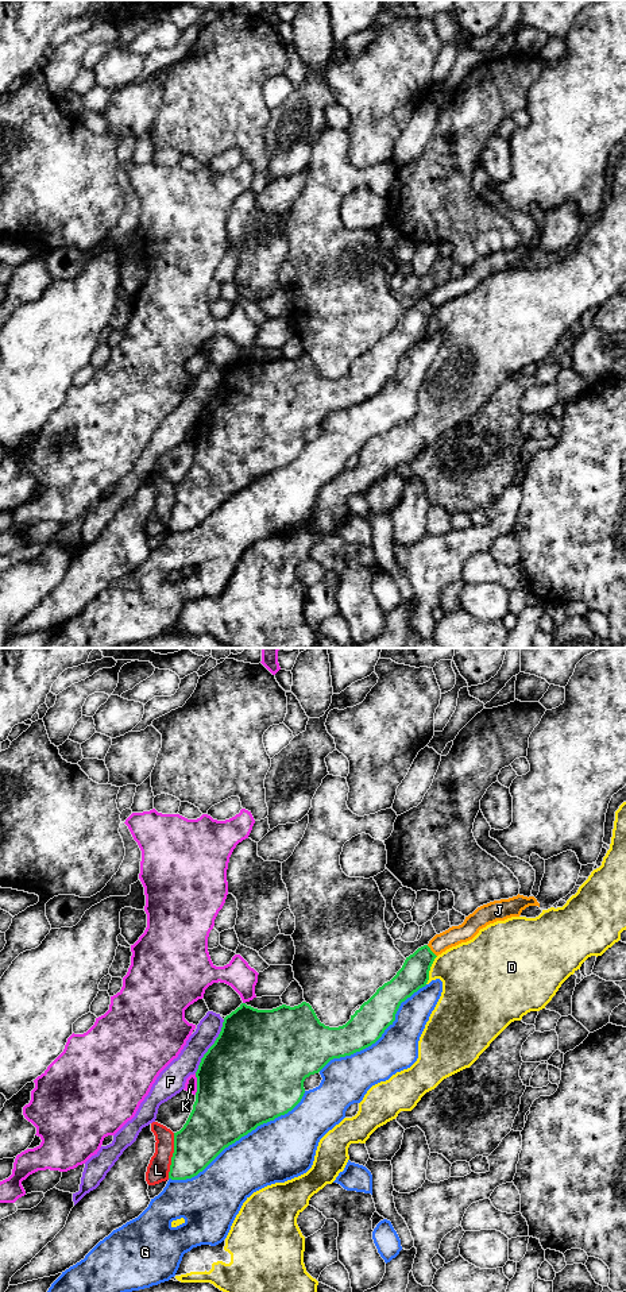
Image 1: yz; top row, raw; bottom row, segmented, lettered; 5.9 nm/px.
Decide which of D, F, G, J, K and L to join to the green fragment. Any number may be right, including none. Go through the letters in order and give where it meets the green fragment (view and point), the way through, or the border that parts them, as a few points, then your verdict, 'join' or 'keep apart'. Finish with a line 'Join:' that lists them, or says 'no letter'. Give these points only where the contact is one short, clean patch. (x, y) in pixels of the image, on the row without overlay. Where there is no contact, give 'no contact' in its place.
D: contact yz (429, 321); keep apart
F: contact yz (211, 398); keep apart
G: contact yz (239, 490); keep apart
J: contact yz (431, 303); way yz (414, 326), (418, 315), (431, 303), (440, 294), (467, 282); join
K: contact yz (197, 436); keep apart
L: contact yz (173, 508); keep apart
Join: J

